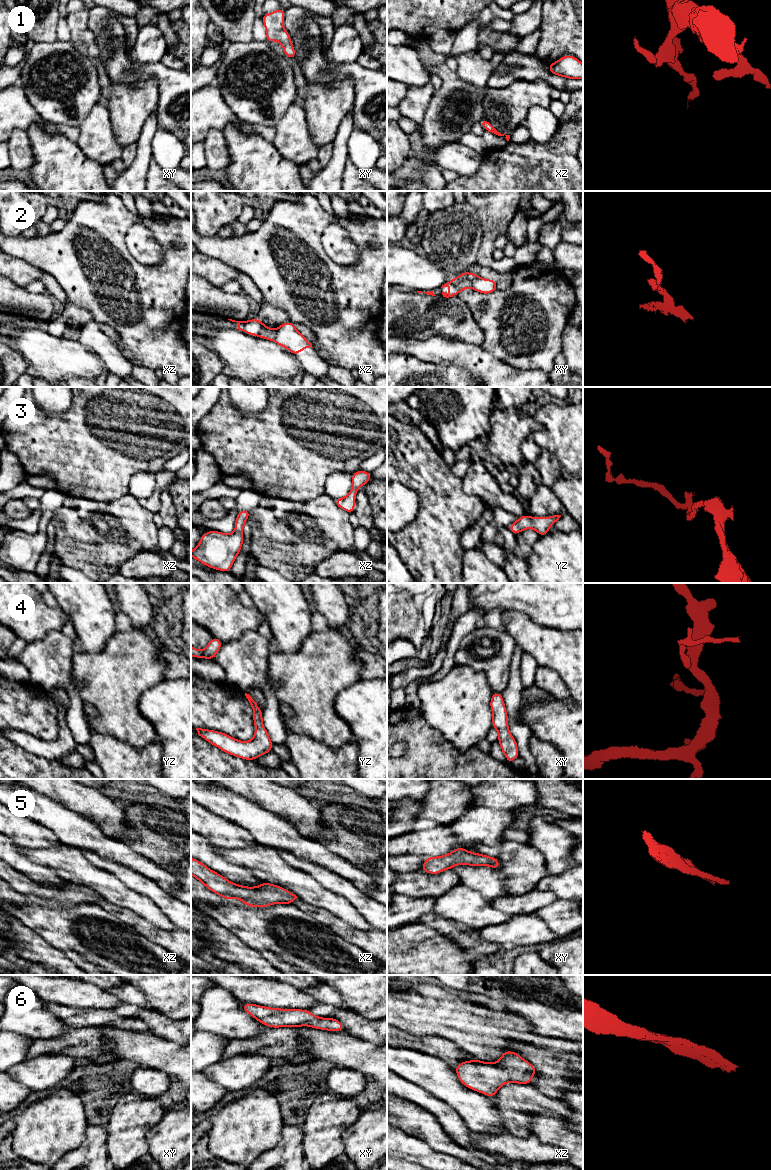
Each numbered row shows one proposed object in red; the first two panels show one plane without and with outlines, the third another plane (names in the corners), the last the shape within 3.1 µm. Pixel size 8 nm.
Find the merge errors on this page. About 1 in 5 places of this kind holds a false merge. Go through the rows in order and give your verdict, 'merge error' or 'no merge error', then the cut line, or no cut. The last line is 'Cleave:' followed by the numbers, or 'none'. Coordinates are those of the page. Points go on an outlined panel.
1: no merge error; cut none
2: no merge error; cut none
3: no merge error; cut none
4: no merge error; cut none
5: no merge error; cut none
6: no merge error; cut none
Cleave: none

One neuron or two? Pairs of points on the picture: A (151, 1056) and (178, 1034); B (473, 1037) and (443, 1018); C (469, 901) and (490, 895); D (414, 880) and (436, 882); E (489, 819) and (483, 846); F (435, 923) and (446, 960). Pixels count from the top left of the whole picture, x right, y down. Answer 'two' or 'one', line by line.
A: two
B: one
C: two
D: one
E: one
F: two

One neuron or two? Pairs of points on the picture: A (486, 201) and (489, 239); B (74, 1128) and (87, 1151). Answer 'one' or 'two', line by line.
A: one
B: two

